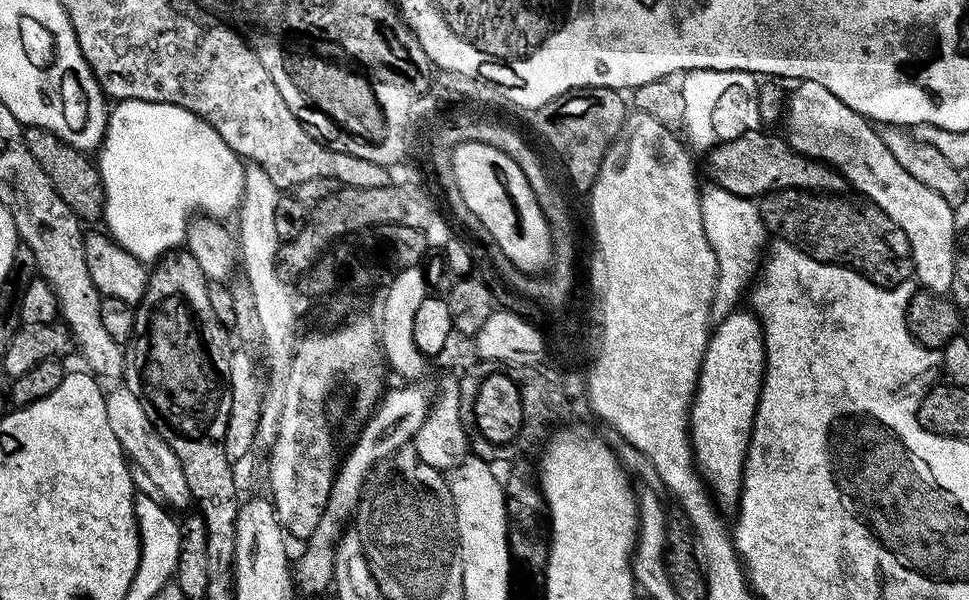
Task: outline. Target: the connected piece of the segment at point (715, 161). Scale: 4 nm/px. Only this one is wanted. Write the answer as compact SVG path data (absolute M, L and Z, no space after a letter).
M764 130L749 131L732 141L717 143L707 153L708 177L711 183L740 197L760 198L782 188L798 188L807 192L836 194L846 181L835 168L821 160L809 160L788 145L783 135L767 136Z

